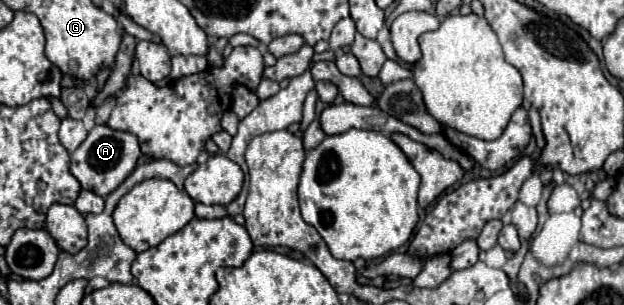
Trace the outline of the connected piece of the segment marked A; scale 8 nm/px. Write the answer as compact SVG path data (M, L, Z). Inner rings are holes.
M95 125L89 131L87 139L71 153L71 173L81 183L83 189L105 197L127 179L127 175L135 169L139 157L141 157L139 141L131 133L115 131L107 125Z

